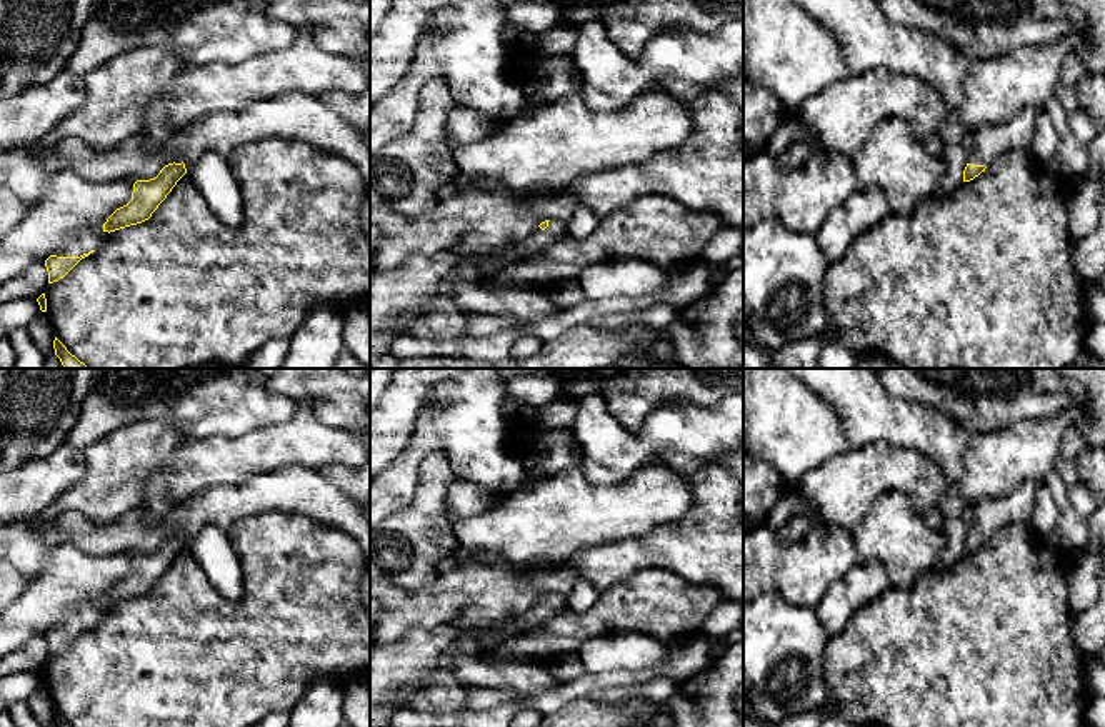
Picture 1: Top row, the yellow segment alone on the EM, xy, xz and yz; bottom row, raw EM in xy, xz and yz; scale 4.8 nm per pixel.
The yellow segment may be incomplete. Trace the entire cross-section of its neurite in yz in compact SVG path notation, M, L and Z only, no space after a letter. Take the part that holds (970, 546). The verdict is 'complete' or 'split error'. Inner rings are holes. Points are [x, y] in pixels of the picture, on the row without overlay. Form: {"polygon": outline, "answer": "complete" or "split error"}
{"polygon": "M1025 482L1005 497L978 500L972 505L973 525L963 544L963 555L978 550L1000 529L1010 524L1028 524L1035 504L1035 482Z", "answer": "split error"}

